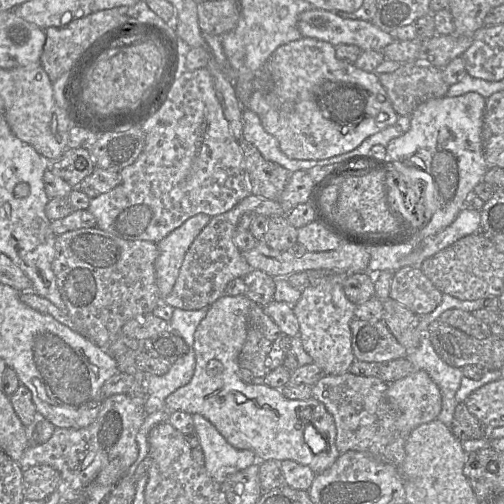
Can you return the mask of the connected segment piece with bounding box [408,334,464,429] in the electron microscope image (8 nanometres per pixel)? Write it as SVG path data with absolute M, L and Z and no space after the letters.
M425 334L421 336L418 349L408 354L408 359L413 364L414 371L427 372L438 386L442 397L442 410L438 419L451 429L454 411L458 404L455 395L464 376L462 370L444 362L437 355L430 339Z

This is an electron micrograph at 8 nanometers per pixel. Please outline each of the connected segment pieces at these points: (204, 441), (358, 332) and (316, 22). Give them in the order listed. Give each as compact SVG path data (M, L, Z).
M200 414L192 415L194 431L199 438L199 447L204 453L204 466L208 474L219 484L228 475L246 469L259 462L251 450L239 450L229 444L217 428Z
M354 317L350 329L352 351L356 360L383 363L407 357L407 350L397 341L383 320L361 320Z
M325 9L304 11L298 17L298 29L302 37L317 38L331 43L351 44L362 51L382 51L394 39L394 35L381 30L371 21L342 18Z

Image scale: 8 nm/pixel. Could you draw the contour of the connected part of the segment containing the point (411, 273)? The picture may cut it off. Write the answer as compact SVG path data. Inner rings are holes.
M402 267L395 272L390 286L390 298L418 316L434 311L442 294L419 267Z

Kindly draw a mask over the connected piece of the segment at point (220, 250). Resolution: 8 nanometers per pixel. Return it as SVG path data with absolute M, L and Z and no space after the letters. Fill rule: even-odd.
M250 194L229 211L212 217L189 247L175 285L164 299L167 305L183 310L208 308L220 297L225 296L225 289L230 281L243 278L253 270L234 243L238 222L245 213L266 217L285 215L278 200Z

